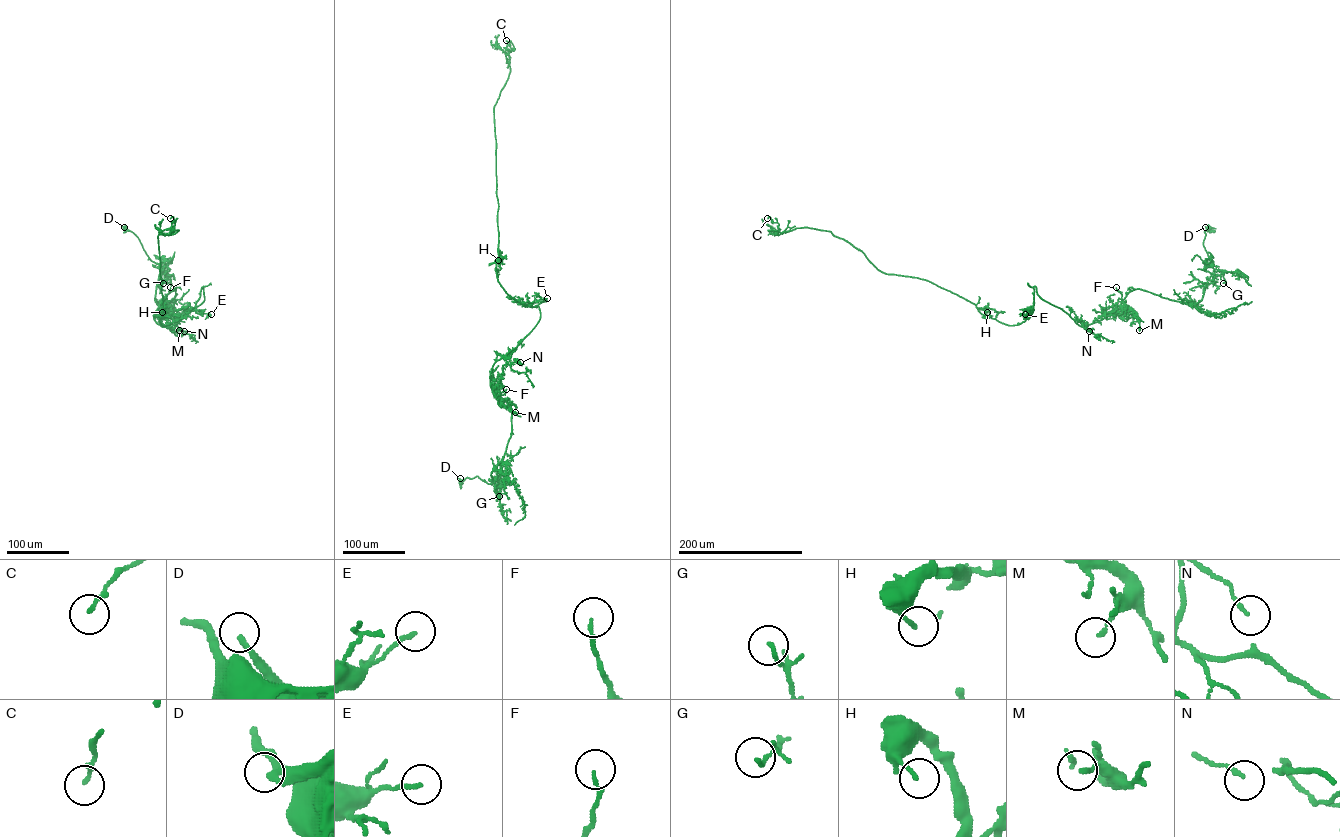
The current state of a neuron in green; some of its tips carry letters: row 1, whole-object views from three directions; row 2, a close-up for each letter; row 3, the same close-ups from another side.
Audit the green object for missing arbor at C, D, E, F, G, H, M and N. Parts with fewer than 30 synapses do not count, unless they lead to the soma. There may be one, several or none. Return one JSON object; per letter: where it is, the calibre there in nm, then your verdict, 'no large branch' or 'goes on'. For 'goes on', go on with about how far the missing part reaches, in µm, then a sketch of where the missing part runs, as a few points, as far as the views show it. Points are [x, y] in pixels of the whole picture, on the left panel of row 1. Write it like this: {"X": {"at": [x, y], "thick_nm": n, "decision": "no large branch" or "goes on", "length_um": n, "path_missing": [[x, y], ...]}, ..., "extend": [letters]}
{"C": {"at": [170, 218], "thick_nm": 130, "decision": "no large branch"}, "D": {"at": [124, 227], "thick_nm": 280, "decision": "no large branch"}, "E": {"at": [211, 314], "thick_nm": 140, "decision": "no large branch"}, "F": {"at": [170, 287], "thick_nm": 130, "decision": "no large branch"}, "G": {"at": [163, 283], "thick_nm": 140, "decision": "no large branch"}, "H": {"at": [162, 312], "thick_nm": 130, "decision": "no large branch"}, "M": {"at": [179, 330], "thick_nm": 160, "decision": "no large branch"}, "N": {"at": [184, 331], "thick_nm": 140, "decision": "no large branch"}, "extend": []}

